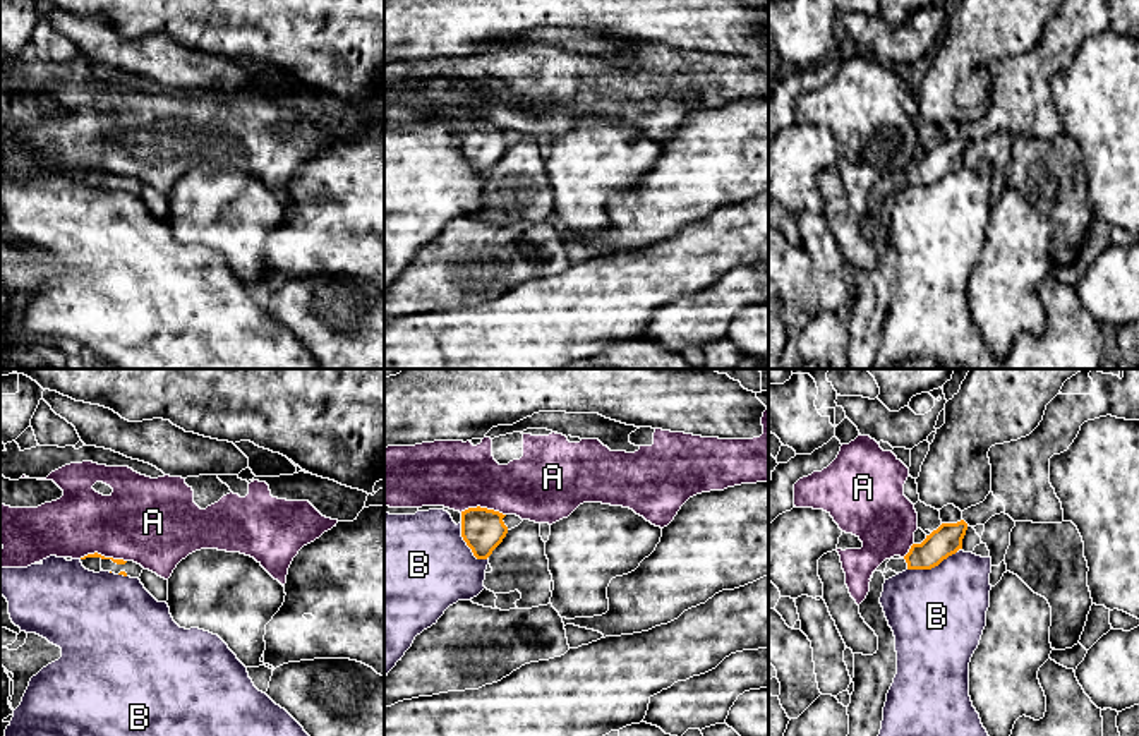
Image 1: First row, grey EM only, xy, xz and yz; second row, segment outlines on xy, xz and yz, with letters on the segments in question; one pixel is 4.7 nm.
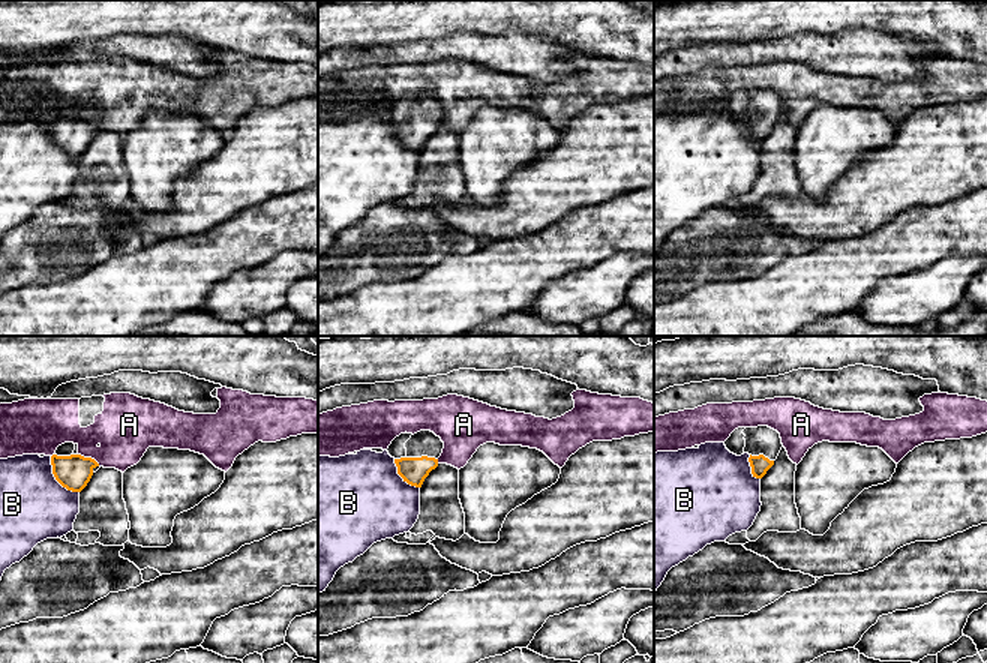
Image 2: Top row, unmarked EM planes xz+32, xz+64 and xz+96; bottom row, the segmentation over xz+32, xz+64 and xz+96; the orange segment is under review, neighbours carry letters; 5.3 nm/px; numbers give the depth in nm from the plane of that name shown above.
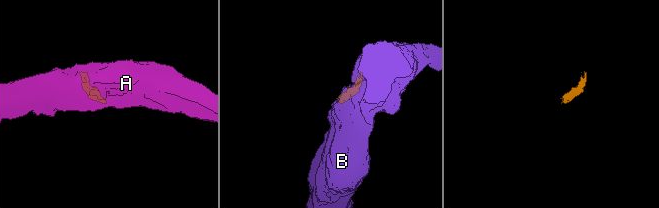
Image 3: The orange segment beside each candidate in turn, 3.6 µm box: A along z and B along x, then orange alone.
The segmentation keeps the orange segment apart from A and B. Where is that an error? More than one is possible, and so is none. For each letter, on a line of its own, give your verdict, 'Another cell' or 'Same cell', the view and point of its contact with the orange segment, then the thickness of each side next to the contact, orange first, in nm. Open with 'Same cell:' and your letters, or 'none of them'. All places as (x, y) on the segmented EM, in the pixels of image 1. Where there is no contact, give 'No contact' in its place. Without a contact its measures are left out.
Same cell: none of them
A: Another cell. Touches orange at xz (482, 508). Thickness 200 nm (orange) against 320 nm
B: Another cell. Touches orange at yz (932, 567). Thickness 140 nm (orange) against 440 nm

